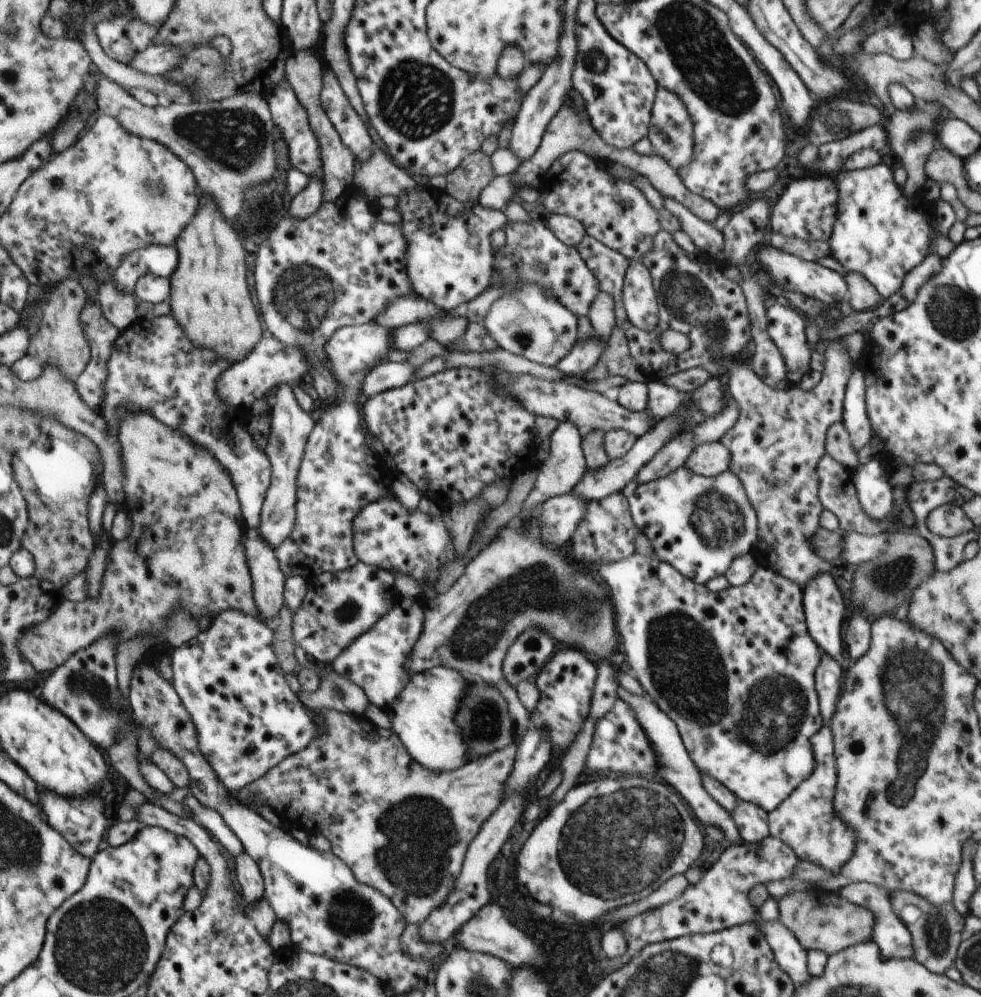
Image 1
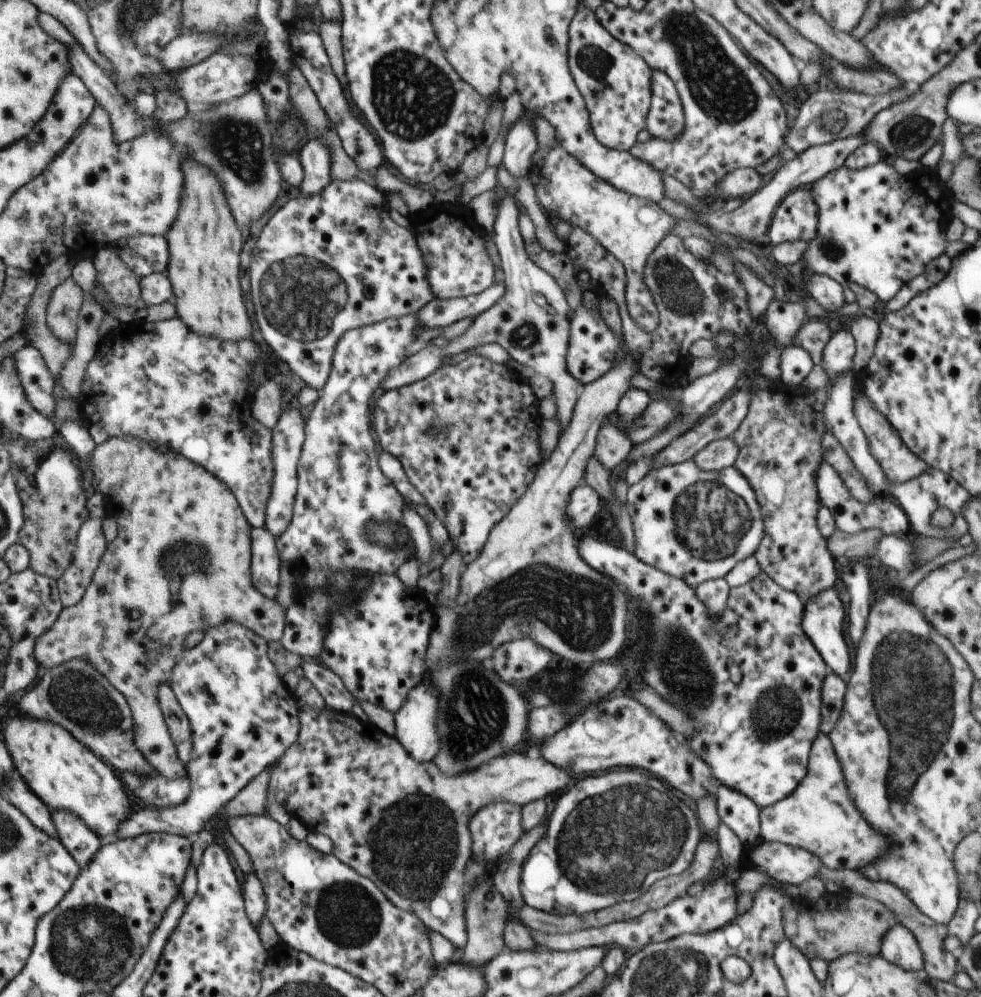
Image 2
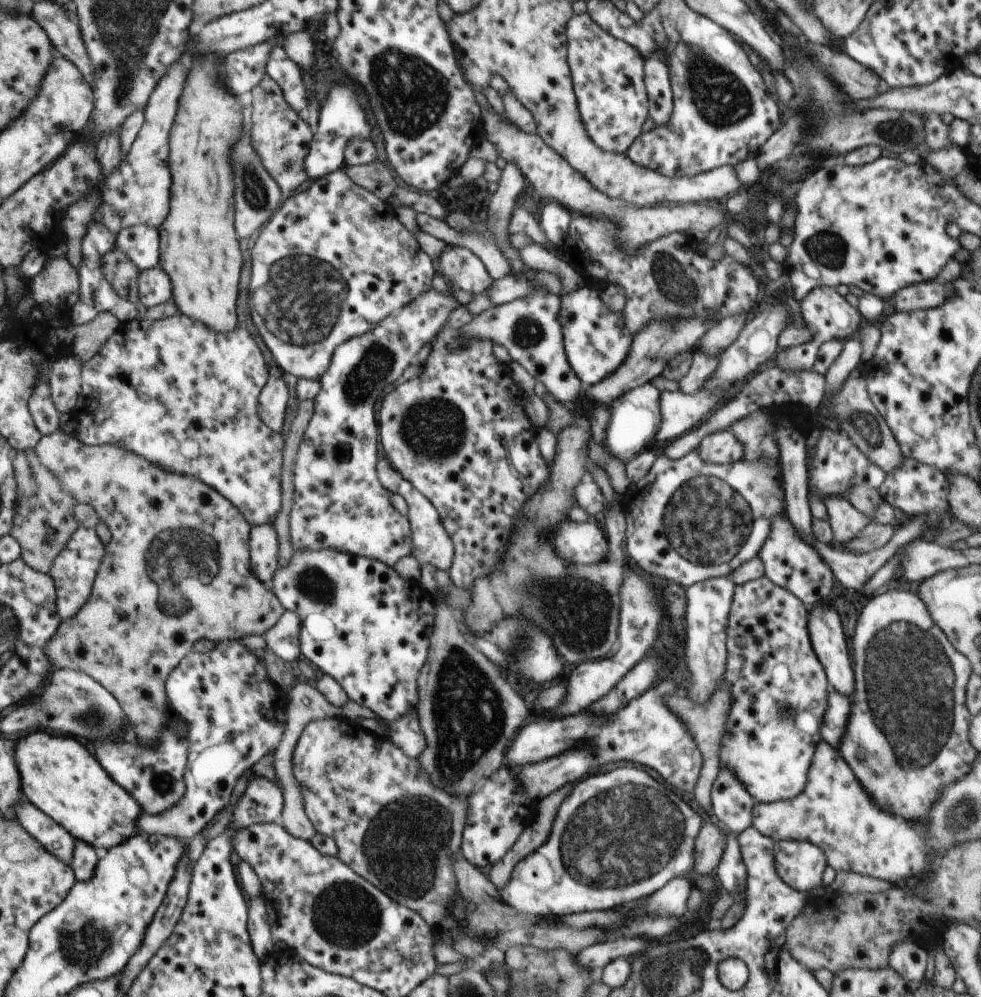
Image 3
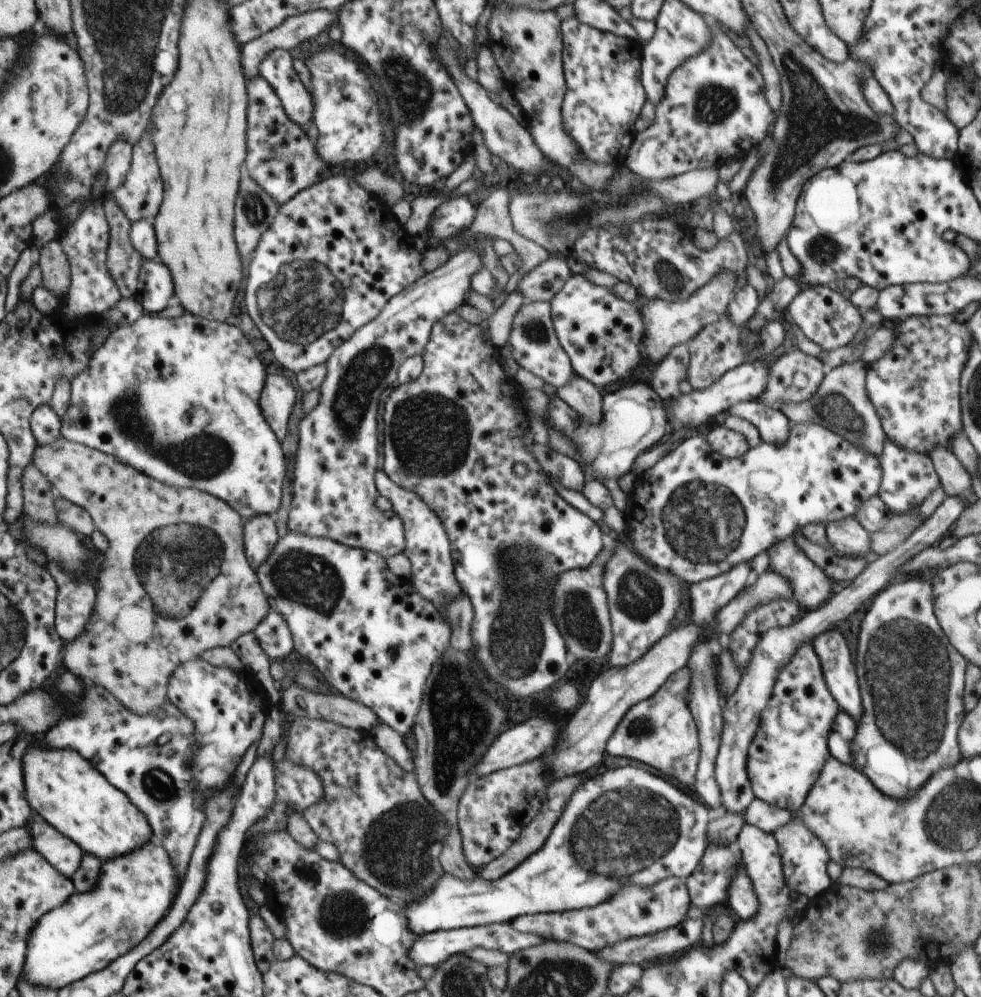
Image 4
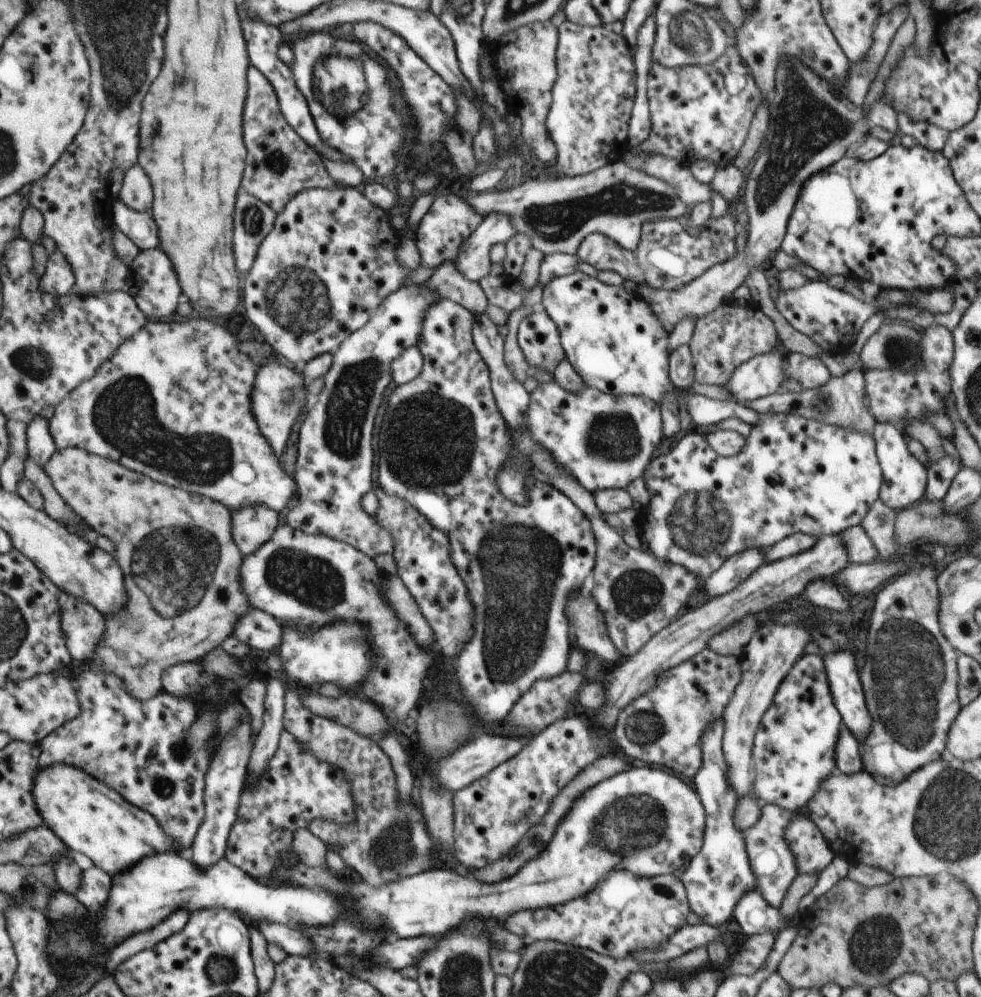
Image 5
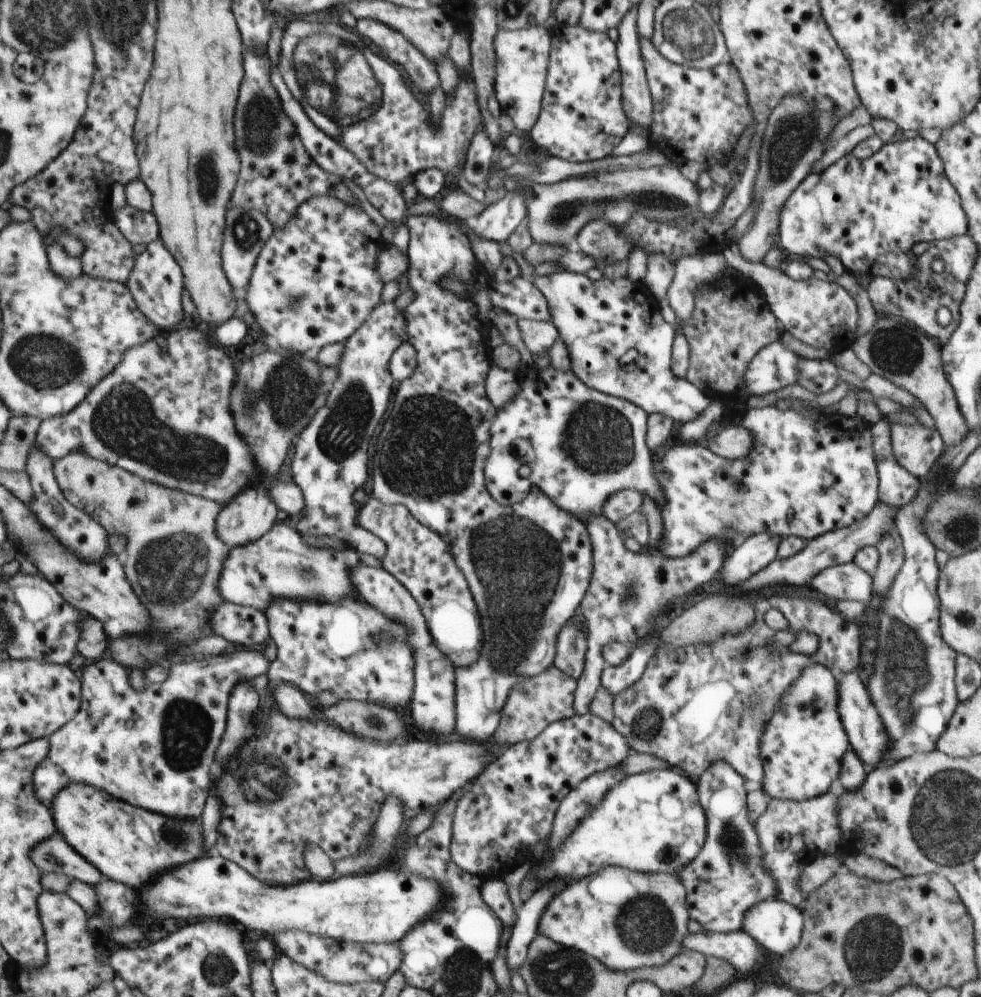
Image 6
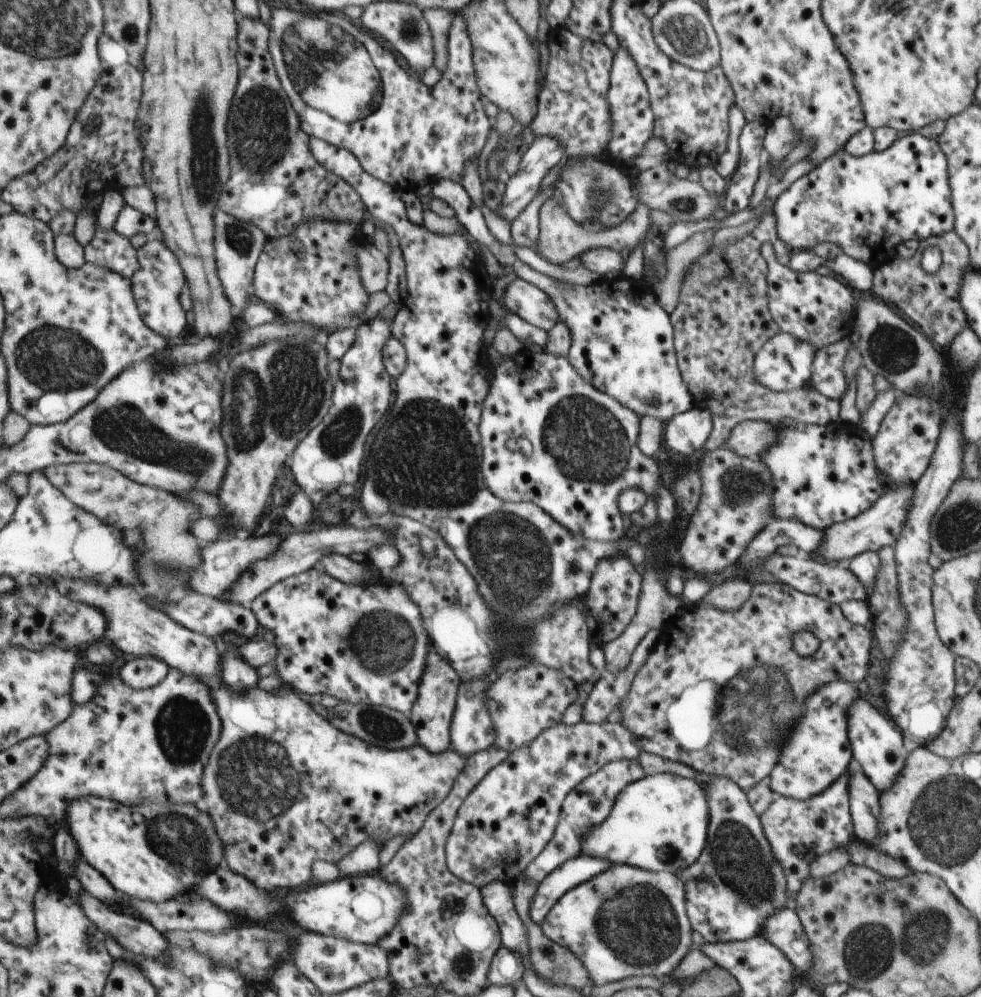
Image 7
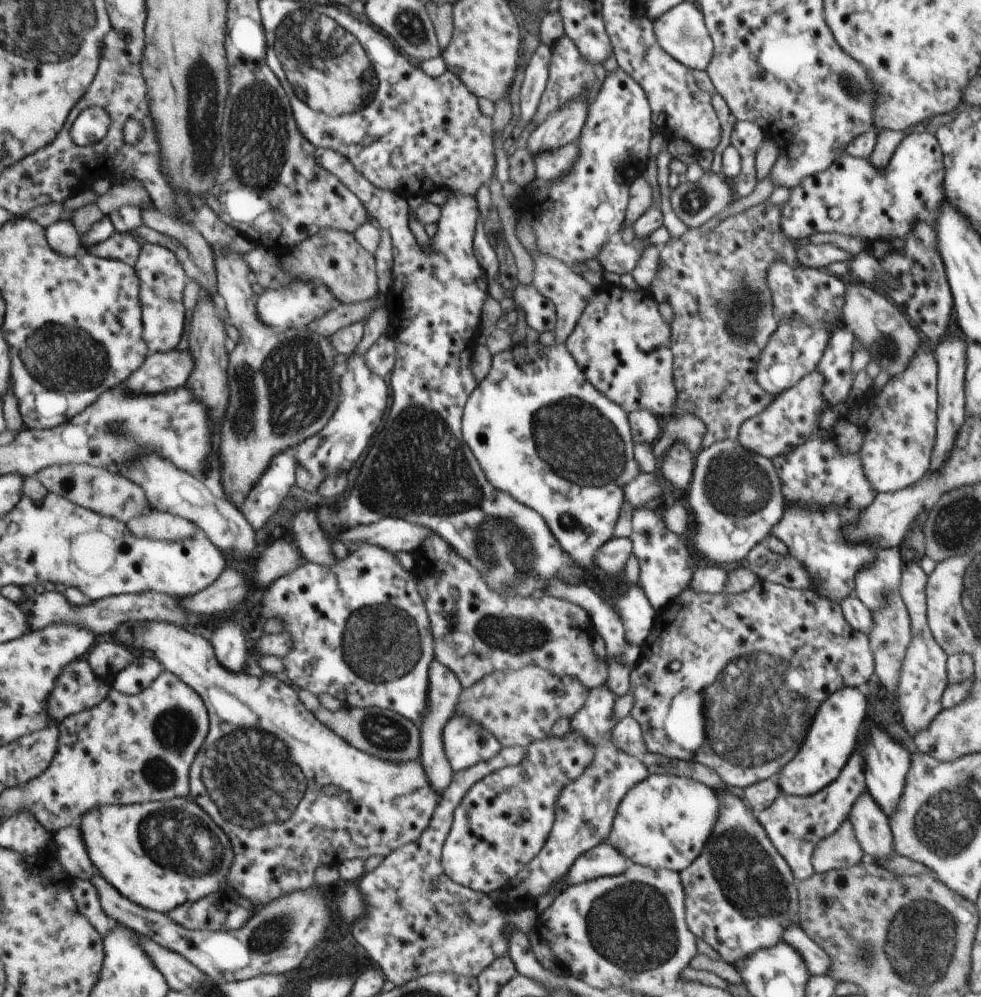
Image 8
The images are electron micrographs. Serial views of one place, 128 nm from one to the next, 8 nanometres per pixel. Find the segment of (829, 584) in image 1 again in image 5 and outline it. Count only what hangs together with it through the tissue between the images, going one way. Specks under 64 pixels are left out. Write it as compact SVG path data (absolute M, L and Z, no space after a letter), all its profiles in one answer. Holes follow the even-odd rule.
M848 648L838 649L837 652L826 653L824 656L826 674L829 677L833 701L841 711L844 726L859 740L868 734L872 718L868 714L868 706L864 700L861 676L856 672L854 654Z

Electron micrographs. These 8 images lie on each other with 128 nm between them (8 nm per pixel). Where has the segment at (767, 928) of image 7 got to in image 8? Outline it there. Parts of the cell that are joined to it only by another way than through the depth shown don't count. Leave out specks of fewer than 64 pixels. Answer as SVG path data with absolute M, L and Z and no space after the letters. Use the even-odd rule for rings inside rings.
M791 923L786 928L782 940L802 954L810 974L826 975L832 969L829 954L804 932L799 923Z

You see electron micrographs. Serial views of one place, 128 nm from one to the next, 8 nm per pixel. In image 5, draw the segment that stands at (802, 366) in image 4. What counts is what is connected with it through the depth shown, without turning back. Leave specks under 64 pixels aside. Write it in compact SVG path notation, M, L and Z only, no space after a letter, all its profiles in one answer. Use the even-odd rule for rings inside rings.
M786 352L784 356L786 358L783 360L783 390L801 393L808 389L817 389L824 386L831 377L828 368L818 357L797 352Z

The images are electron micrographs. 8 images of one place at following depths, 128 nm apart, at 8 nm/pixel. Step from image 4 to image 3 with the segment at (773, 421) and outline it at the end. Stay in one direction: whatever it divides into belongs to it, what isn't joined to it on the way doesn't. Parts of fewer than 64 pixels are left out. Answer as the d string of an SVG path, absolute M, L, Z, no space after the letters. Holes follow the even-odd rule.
M783 419L775 423L775 437L780 447L780 466L782 467L783 489L786 498L785 512L786 516L801 531L801 537L807 543L813 543L818 551L821 551L822 558L829 563L833 569L833 573L837 575L838 582L848 590L862 591L864 585L882 568L892 557L894 557L901 546L911 543L914 539L920 538L926 531L927 515L919 515L914 520L896 528L892 538L879 549L873 550L866 554L856 554L846 550L846 548L832 545L822 544L815 539L811 525L811 508L808 505L809 496L809 470L807 469L807 437L801 435L796 428L793 427L790 420Z

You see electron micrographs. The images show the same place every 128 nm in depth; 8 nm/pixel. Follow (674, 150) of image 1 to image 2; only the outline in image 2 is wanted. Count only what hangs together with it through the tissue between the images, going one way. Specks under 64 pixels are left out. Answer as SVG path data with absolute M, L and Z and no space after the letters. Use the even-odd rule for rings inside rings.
M660 70L654 72L654 110L650 110L650 126L647 127L646 134L653 138L664 138L676 140L681 138L682 130L685 130L684 104L677 94L676 84L668 75Z

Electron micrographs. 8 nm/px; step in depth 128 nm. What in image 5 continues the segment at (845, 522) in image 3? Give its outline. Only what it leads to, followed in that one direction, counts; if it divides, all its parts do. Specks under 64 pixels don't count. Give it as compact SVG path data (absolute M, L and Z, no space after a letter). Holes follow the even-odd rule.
M856 525L838 534L845 546L848 562L866 564L879 559L879 552L863 526Z

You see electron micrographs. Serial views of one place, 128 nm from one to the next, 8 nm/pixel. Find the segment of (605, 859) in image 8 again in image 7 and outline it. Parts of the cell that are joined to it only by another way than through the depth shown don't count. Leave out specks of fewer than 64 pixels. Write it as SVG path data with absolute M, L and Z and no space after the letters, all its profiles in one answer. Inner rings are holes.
M582 854L564 862L537 886L536 894L529 906L532 922L541 925L548 911L559 901L561 896L611 866L610 861Z

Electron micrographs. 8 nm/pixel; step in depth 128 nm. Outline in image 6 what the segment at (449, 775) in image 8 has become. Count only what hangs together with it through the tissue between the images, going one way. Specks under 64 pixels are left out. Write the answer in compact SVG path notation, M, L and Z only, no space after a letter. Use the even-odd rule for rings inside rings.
M360 564L351 570L351 581L358 598L372 604L383 615L400 623L407 630L408 644L415 660L415 681L409 710L416 726L424 731L450 734L454 730L455 718L455 666L435 645L420 605L410 591L382 566L369 567Z

